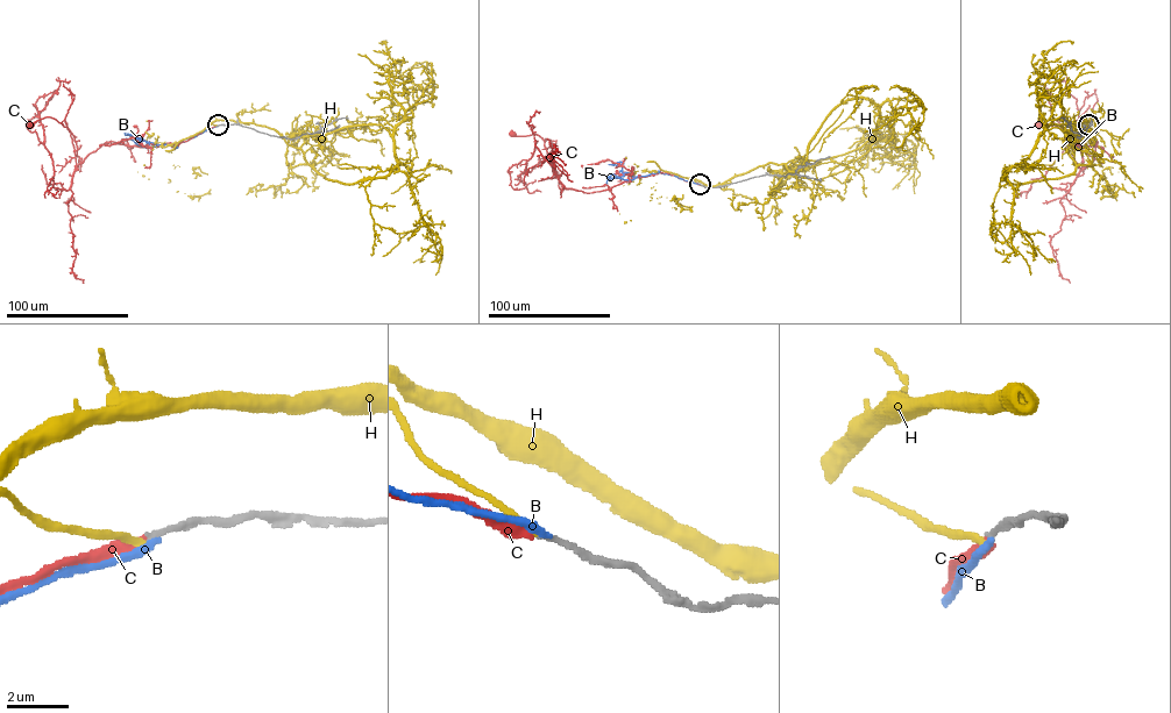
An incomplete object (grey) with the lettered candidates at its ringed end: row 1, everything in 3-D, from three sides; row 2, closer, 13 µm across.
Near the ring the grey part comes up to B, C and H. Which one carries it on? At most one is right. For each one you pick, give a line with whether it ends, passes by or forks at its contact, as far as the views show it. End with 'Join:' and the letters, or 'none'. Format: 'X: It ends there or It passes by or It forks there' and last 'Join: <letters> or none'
C: It ends there
Join: C

